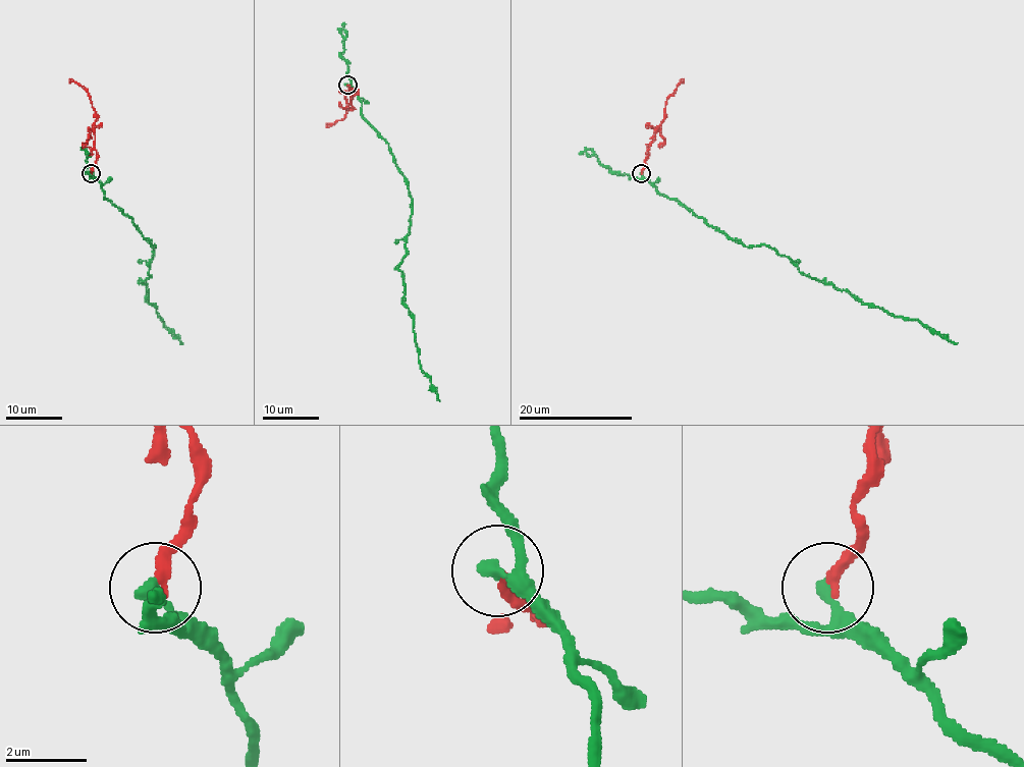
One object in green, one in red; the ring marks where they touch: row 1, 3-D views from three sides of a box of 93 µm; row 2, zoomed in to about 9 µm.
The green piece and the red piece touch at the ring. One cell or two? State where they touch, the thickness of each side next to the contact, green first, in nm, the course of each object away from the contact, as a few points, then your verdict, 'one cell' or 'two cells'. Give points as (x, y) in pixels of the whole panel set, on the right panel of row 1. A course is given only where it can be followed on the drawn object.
place (641, 173); calibres 340 and 280 nm; course green (641, 172), (661, 194), (677, 198), (746, 247), (767, 244), (816, 280), (865, 305), (919, 320), (958, 342); course red (641, 172), (648, 147), (663, 118), (665, 102), (684, 78); two cells

